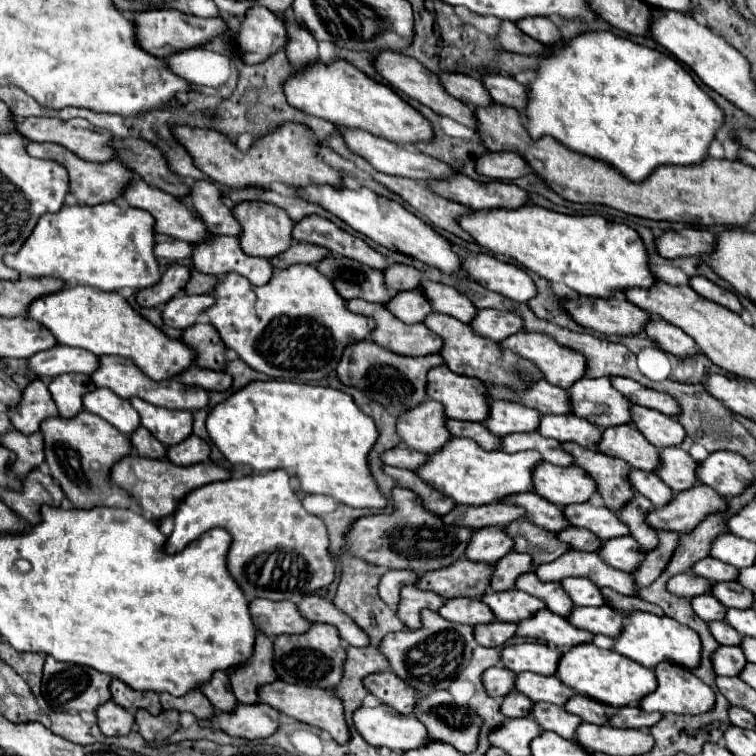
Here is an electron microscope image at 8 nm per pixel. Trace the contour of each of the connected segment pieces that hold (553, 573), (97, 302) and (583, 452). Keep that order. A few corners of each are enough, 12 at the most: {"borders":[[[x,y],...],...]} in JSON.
{"borders":[[[570,549],[538,565],[542,581],[586,577],[598,587],[634,595],[630,573],[598,553]],[[66,285],[28,319],[60,345],[130,359],[154,381],[190,367],[118,293]],[[562,443],[574,463],[590,473],[608,509],[632,495],[632,469],[578,443]]]}

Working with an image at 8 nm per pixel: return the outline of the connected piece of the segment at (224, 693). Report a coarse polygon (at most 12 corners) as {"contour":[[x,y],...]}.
{"contour":[[214,671],[198,689],[220,711],[238,703],[228,675]]}

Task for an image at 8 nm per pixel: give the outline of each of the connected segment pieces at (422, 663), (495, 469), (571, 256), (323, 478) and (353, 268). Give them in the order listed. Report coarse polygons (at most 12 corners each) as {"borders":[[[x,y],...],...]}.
{"borders":[[[424,609],[420,629],[378,651],[412,689],[456,679],[474,651],[470,625]],[[452,437],[416,475],[464,505],[532,491],[536,451]],[[538,205],[460,225],[588,299],[658,283],[640,235]],[[250,381],[210,411],[230,465],[386,507],[348,393]],[[332,253],[316,269],[344,299],[386,303],[382,271]]]}

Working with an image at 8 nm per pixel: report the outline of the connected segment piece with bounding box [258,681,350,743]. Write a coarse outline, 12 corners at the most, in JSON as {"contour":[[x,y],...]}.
{"contour":[[274,681],[260,701],[348,741],[342,701],[314,687]]}

